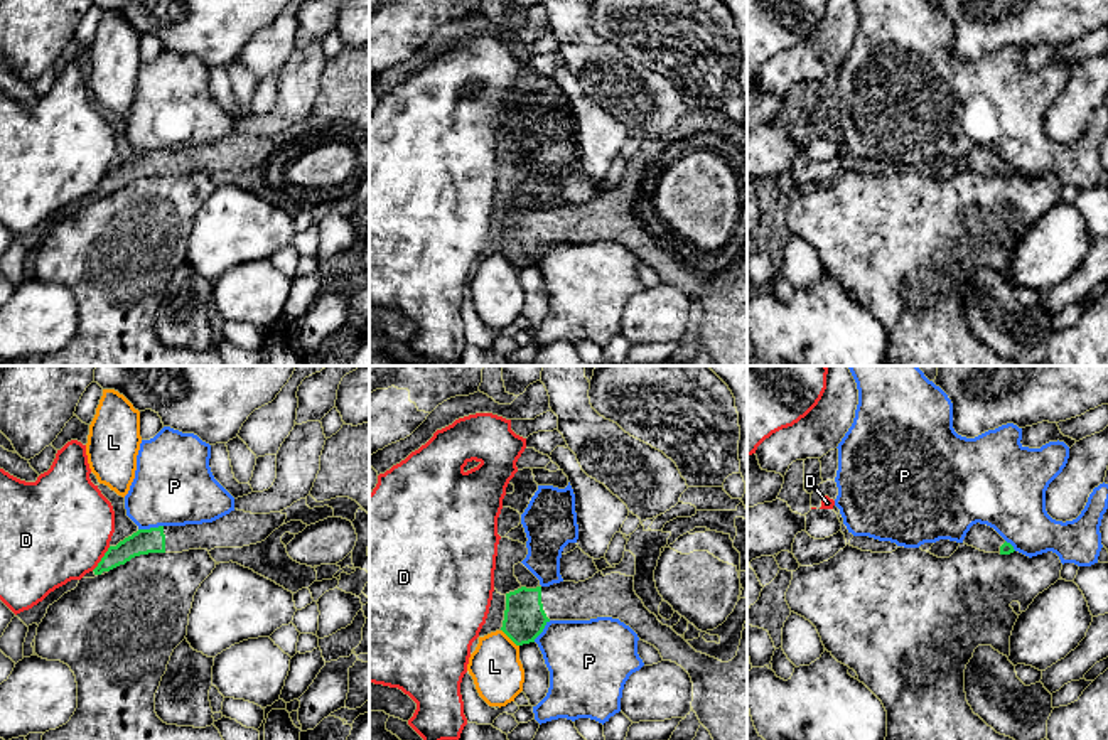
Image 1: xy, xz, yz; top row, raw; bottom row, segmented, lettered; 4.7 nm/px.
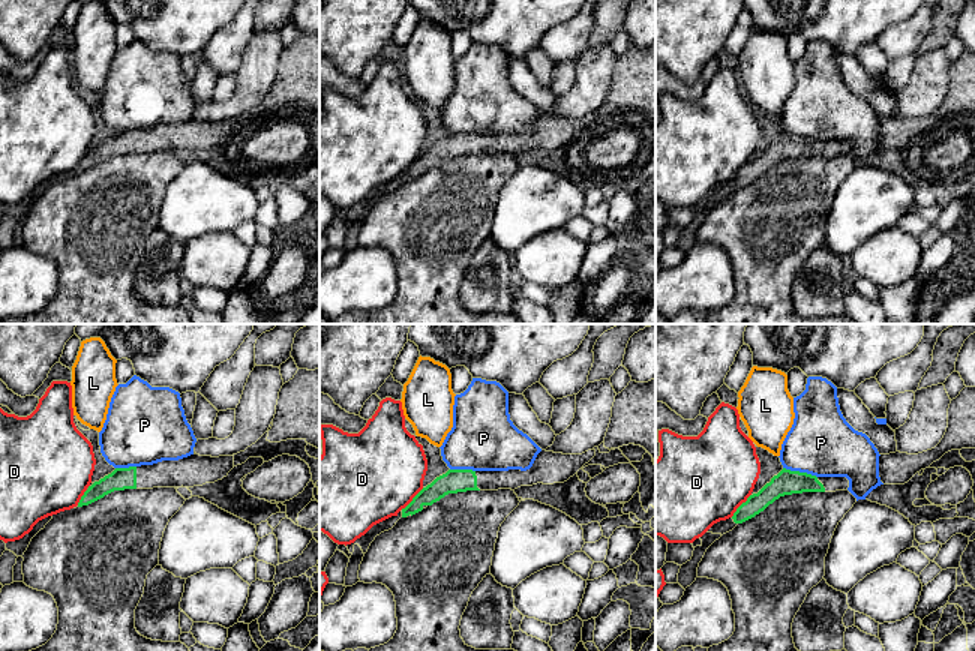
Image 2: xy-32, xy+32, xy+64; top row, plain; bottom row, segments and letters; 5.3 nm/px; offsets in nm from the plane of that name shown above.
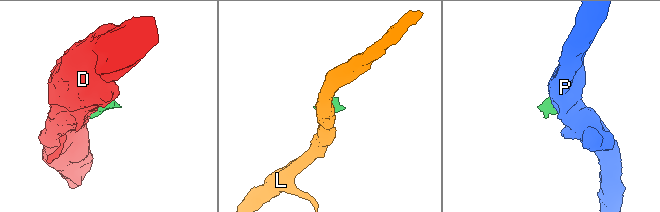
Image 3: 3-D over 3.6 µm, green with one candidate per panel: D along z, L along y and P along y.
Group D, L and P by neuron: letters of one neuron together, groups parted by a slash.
D / L / P

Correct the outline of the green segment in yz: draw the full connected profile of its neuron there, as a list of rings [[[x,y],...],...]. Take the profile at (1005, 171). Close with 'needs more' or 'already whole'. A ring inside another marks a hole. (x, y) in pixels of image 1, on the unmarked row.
[[[980,145],[970,150],[963,165],[985,175],[1010,177],[1015,174],[993,150]]]; needs more

